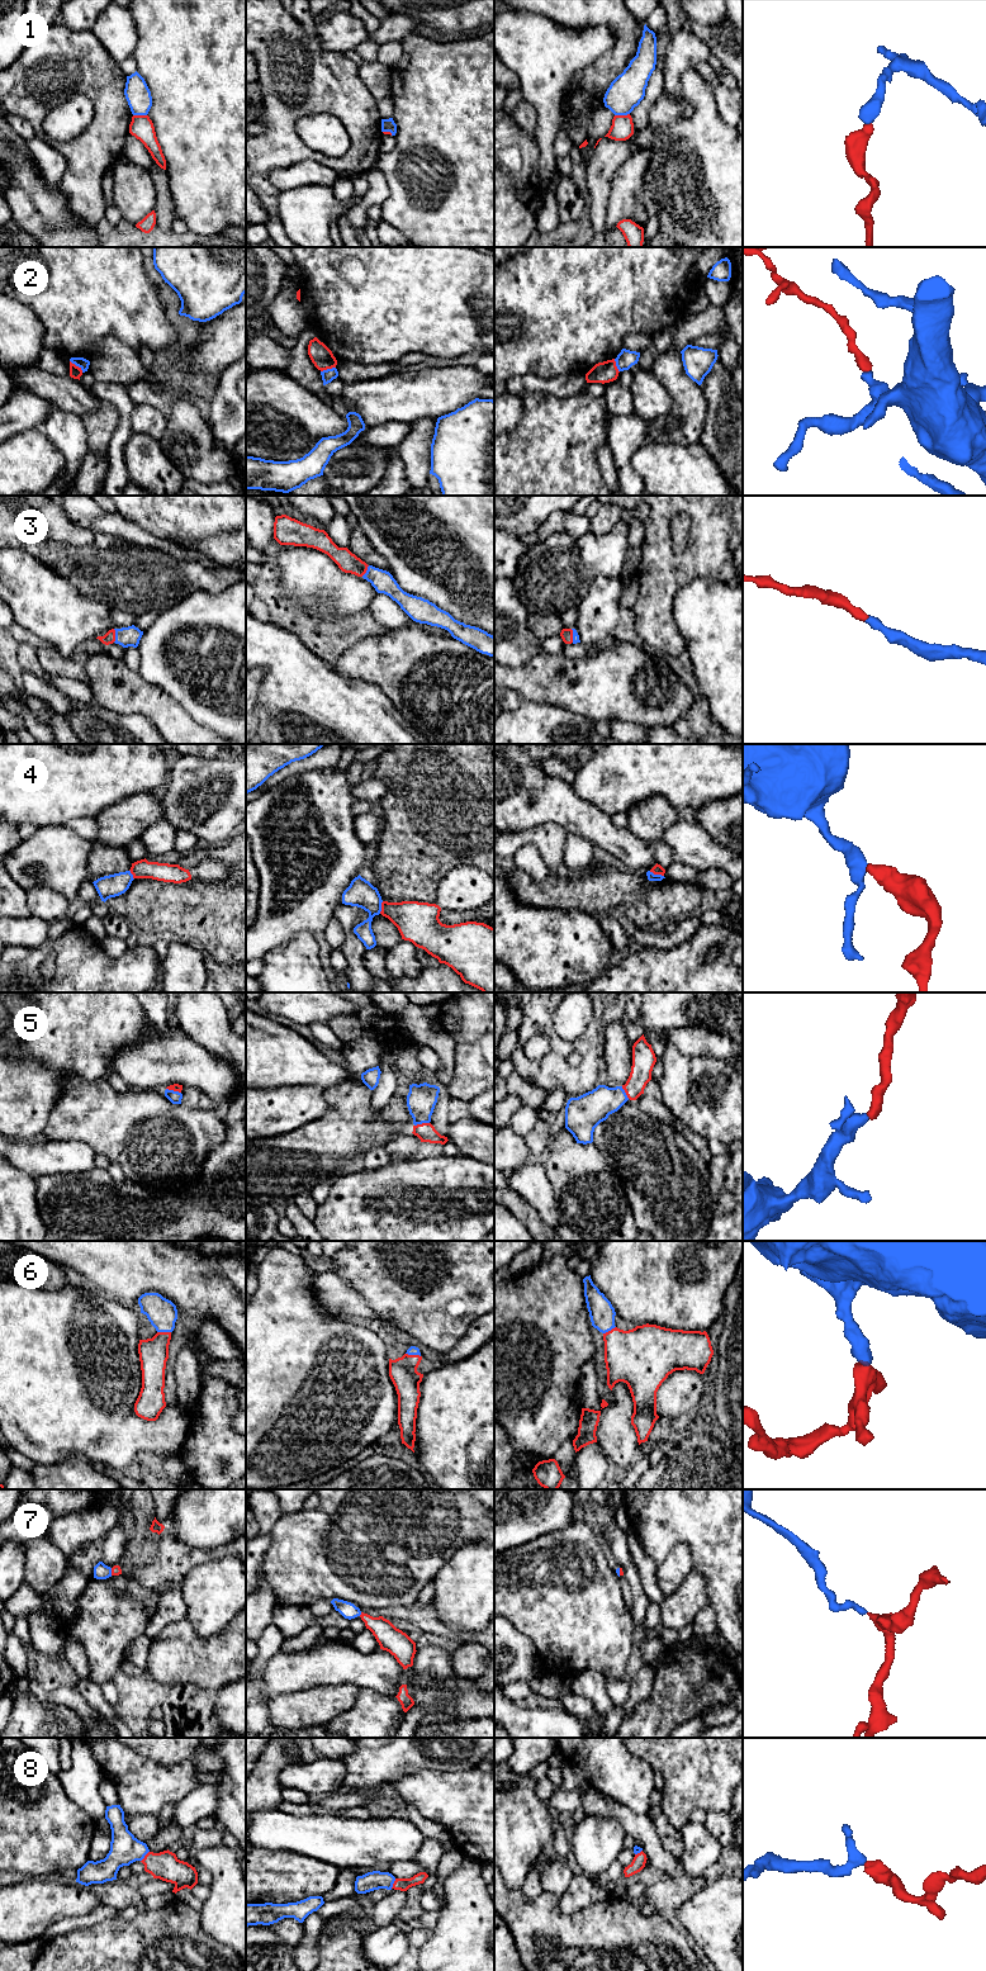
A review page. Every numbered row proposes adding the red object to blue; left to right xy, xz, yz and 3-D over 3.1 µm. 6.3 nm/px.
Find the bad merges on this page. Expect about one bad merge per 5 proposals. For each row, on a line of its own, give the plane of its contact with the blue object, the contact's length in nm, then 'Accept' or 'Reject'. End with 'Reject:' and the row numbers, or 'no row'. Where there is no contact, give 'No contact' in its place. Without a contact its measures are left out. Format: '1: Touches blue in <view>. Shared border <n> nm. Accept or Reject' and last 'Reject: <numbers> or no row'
1: Touches blue in yz. Shared border 100 nm. Reject
2: Touches blue in xy. Shared border 120 nm. Reject
3: Touches blue in xy. Shared border 90 nm. Accept
4: Touches blue in yz. Shared border 100 nm. Reject
5: Touches blue in xz. Shared border 100 nm. Accept
6: Touches blue in xz. Shared border 100 nm. Accept
7: Touches blue in xz. Shared border 30 nm. Accept
8: Touches blue in xy. Shared border 90 nm. Accept
Reject: 1, 2, 4

